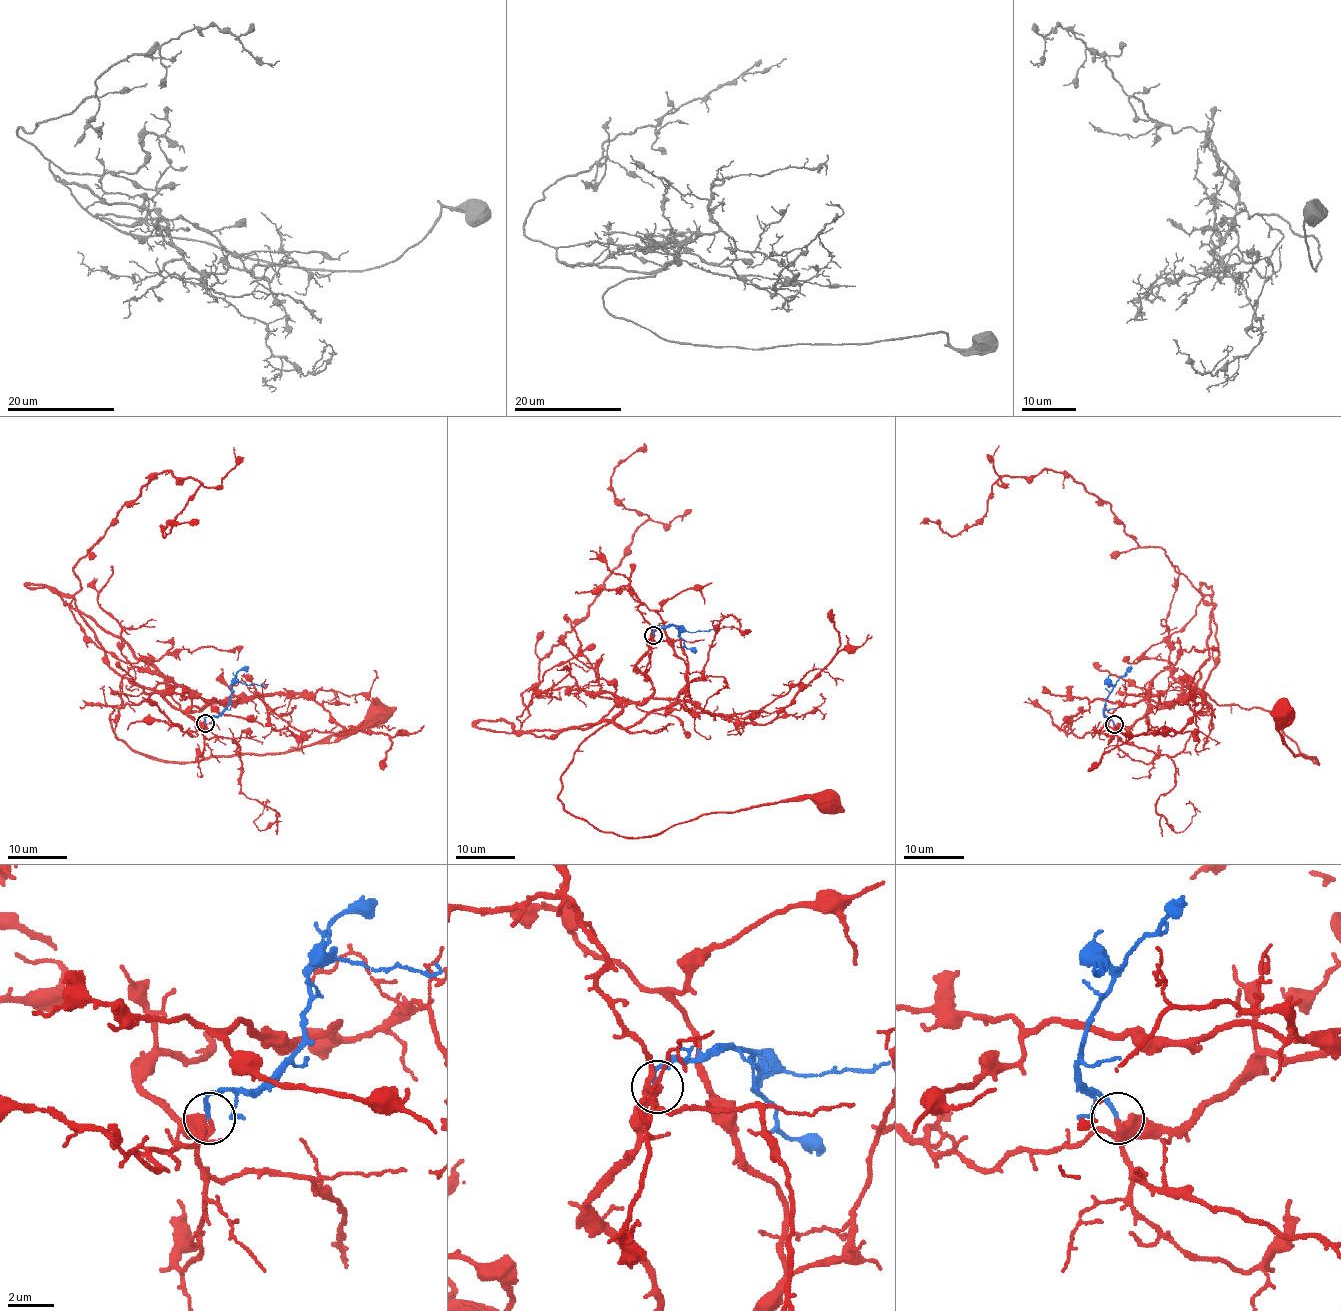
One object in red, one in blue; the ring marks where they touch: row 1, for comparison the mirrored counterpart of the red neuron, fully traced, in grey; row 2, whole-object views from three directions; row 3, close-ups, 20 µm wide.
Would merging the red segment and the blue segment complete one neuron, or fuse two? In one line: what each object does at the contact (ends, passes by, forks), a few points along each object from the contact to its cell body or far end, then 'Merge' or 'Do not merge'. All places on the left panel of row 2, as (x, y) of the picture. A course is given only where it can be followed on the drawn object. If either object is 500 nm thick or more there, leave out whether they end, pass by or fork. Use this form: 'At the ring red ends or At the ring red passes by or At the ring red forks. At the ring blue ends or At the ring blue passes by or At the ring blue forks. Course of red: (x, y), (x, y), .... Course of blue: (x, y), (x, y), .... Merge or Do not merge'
At the ring red passes by. At the ring blue ends. Course of red: (206, 722), (182, 687), (110, 716), (153, 760), (200, 761), (325, 743), (381, 713). Course of blue: (206, 722), (206, 716), (219, 715), (228, 705), (232, 684), (262, 685), (264, 682). Merge

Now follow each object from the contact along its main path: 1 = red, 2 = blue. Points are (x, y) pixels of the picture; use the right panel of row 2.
1: (1113, 723), (1132, 726), (1195, 687), (1219, 705), (1269, 710), (1318, 763), (1287, 747), (1282, 714)
2: (1113, 723), (1106, 716), (1104, 705), (1112, 689), (1107, 683)

